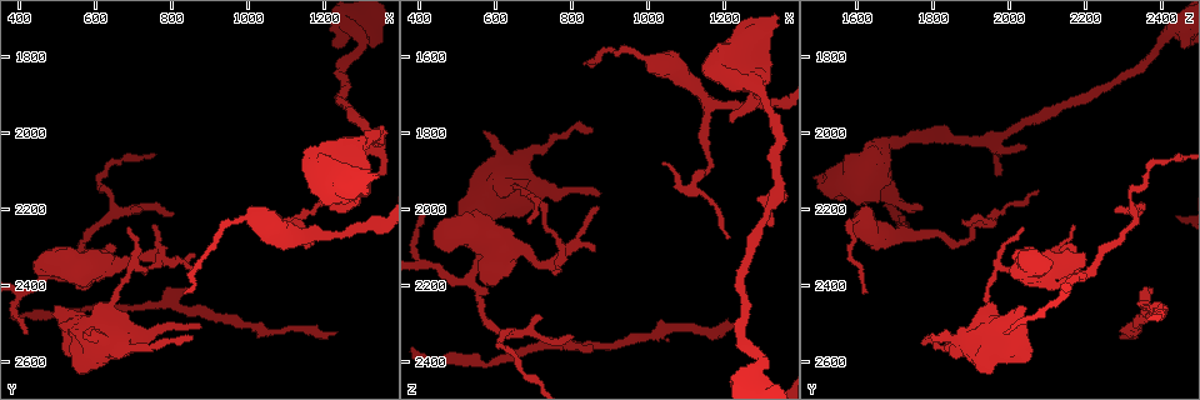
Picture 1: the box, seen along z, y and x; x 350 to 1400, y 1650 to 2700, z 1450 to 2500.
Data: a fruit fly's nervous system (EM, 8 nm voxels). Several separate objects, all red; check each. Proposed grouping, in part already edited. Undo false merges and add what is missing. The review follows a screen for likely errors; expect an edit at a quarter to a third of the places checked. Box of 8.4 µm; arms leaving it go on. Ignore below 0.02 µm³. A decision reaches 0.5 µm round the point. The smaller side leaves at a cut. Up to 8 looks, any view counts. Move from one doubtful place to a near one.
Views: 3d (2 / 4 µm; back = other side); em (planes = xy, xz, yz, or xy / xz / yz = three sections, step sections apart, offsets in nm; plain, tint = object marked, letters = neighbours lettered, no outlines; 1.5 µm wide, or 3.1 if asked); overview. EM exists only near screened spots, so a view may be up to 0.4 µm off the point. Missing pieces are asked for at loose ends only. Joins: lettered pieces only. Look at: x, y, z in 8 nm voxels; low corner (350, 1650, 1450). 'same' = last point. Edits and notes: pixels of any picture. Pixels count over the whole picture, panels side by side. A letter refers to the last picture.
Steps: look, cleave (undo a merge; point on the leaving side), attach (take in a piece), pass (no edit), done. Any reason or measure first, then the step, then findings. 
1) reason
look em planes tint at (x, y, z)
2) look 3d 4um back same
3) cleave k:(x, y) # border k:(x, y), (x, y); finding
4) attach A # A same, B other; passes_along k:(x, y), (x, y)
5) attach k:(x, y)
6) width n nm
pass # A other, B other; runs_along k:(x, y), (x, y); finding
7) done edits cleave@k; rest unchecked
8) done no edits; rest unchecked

stops while still wide
look 3d 2um at (495, 2455, 2020)

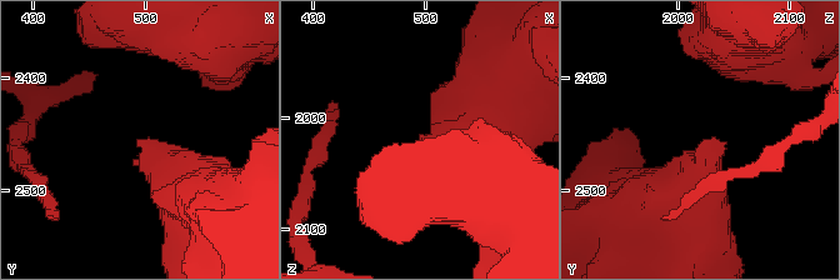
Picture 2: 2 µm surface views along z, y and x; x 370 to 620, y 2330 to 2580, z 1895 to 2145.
look em yz step 8 letters at (490, 2458, 2024)

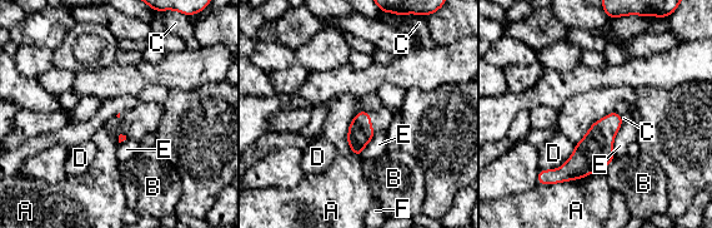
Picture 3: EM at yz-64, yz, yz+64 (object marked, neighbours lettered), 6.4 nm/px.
look em planes letters same

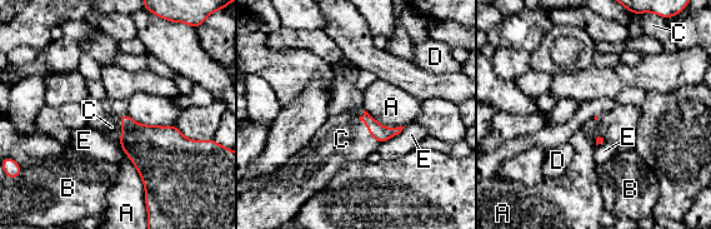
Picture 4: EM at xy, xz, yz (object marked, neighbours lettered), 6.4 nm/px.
attach C # A other, B other, C same, D other, E other; passes_along 4:(380, 134), (367, 127), (341, 139); the neuron continues

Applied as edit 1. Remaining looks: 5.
look overview

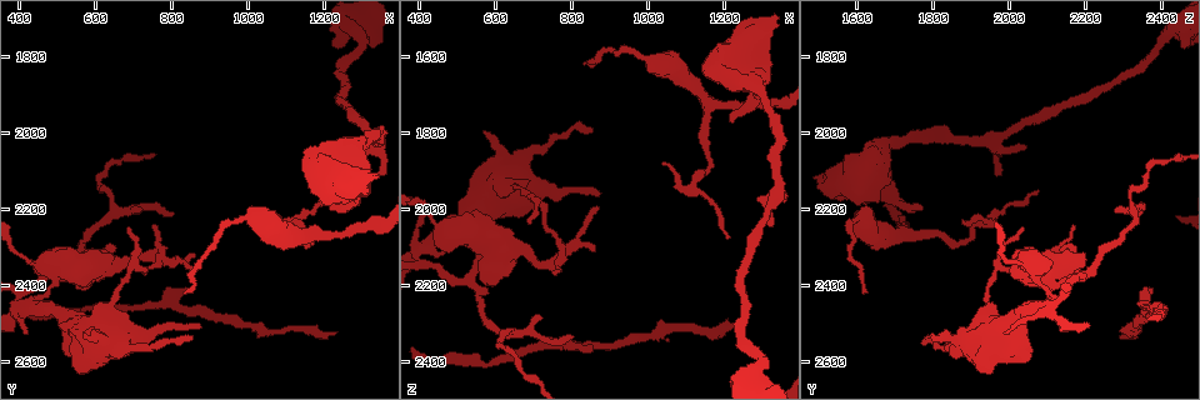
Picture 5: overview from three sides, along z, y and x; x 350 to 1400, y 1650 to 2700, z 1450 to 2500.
free end
look 3d 2um at (1225, 2200, 1770)

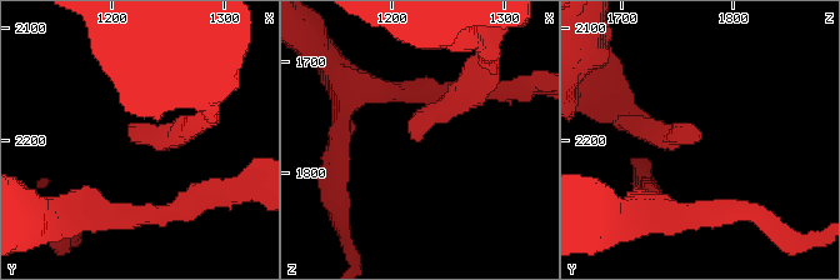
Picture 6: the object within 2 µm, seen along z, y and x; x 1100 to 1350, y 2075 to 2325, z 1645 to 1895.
look em planes plain at (1224, 2198, 1770)

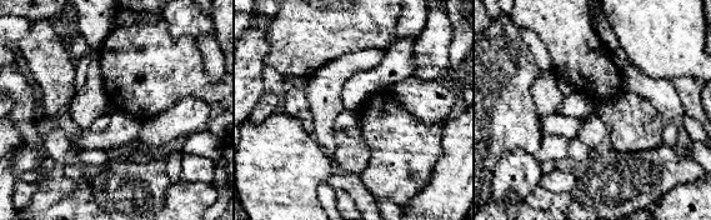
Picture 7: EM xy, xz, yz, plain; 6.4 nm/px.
see the neighbours
look em planes letters same

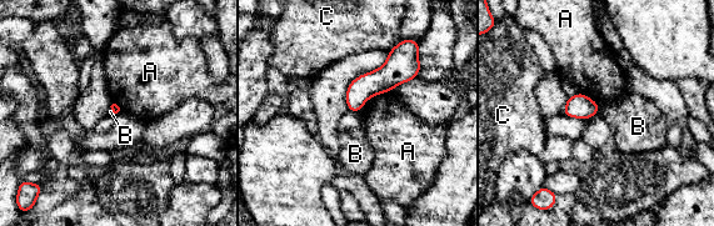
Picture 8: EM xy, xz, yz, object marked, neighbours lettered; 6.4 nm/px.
pass # A other, B other, C other; border 8:(349, 110), (359, 112); no lettered piece goes on from it

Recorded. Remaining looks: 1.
done edits attach@4; rest unchecked

